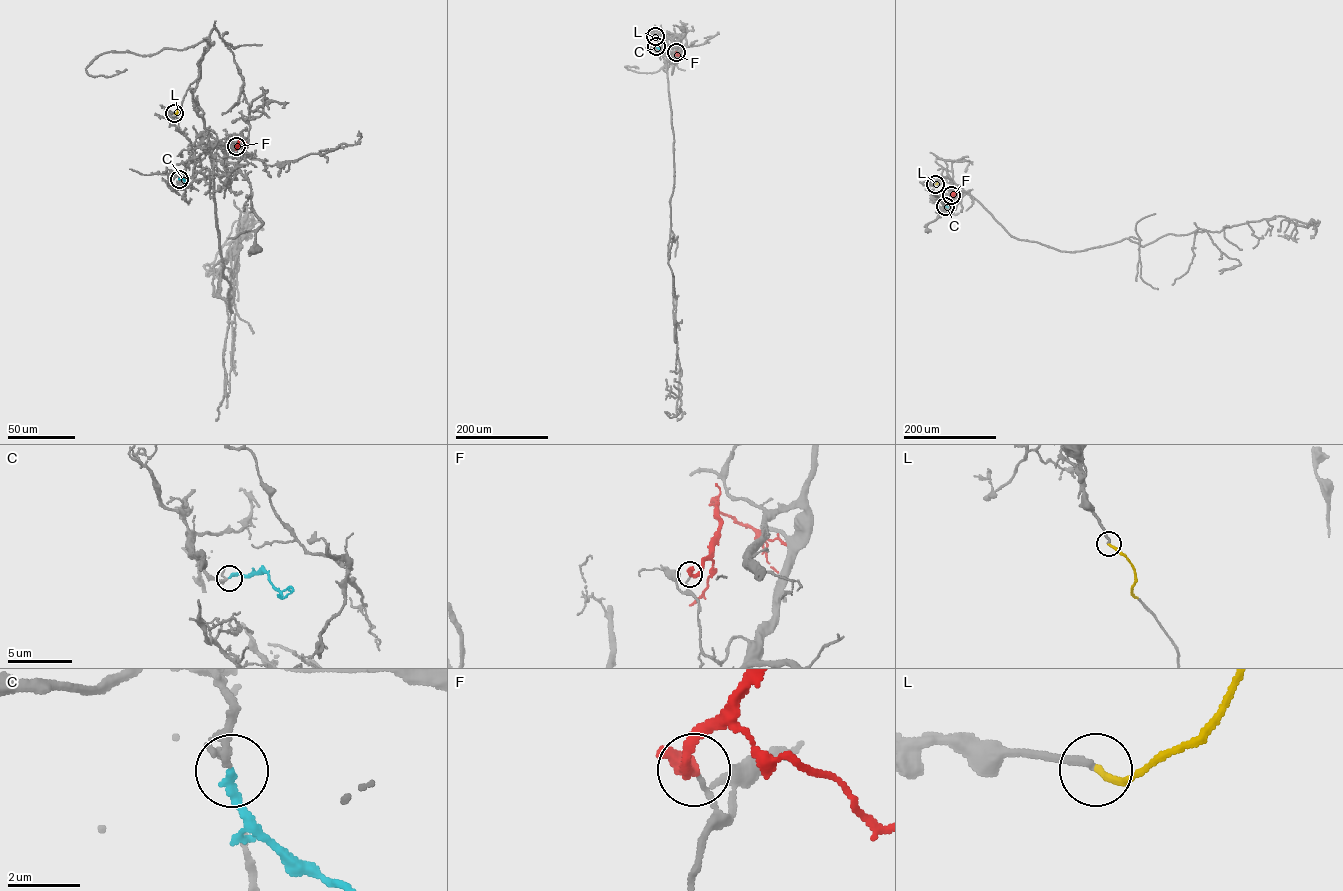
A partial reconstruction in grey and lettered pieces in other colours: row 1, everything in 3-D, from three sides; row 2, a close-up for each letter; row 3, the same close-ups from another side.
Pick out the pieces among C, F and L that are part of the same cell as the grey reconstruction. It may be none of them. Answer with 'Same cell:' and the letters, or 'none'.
Same cell: C, L

